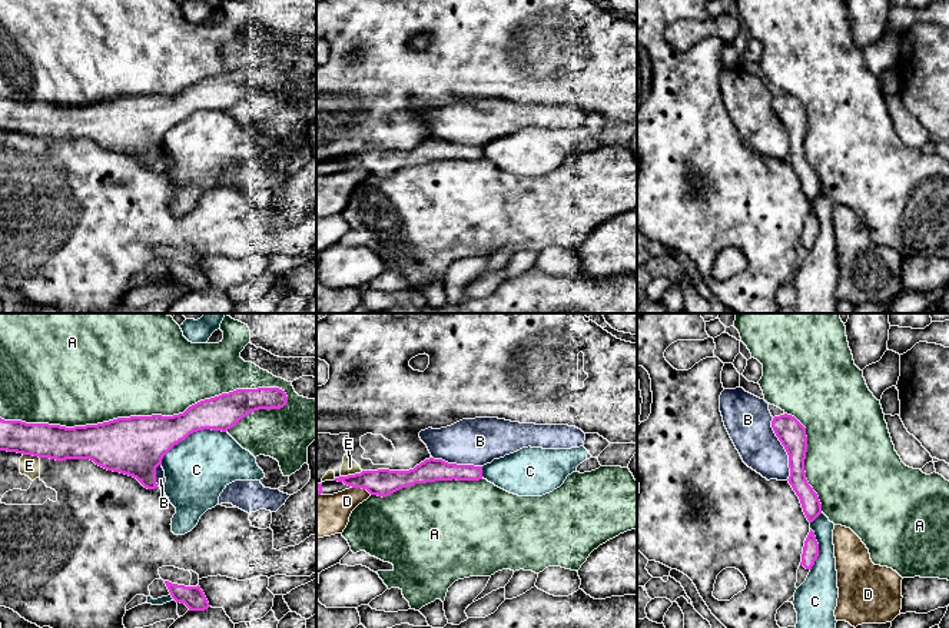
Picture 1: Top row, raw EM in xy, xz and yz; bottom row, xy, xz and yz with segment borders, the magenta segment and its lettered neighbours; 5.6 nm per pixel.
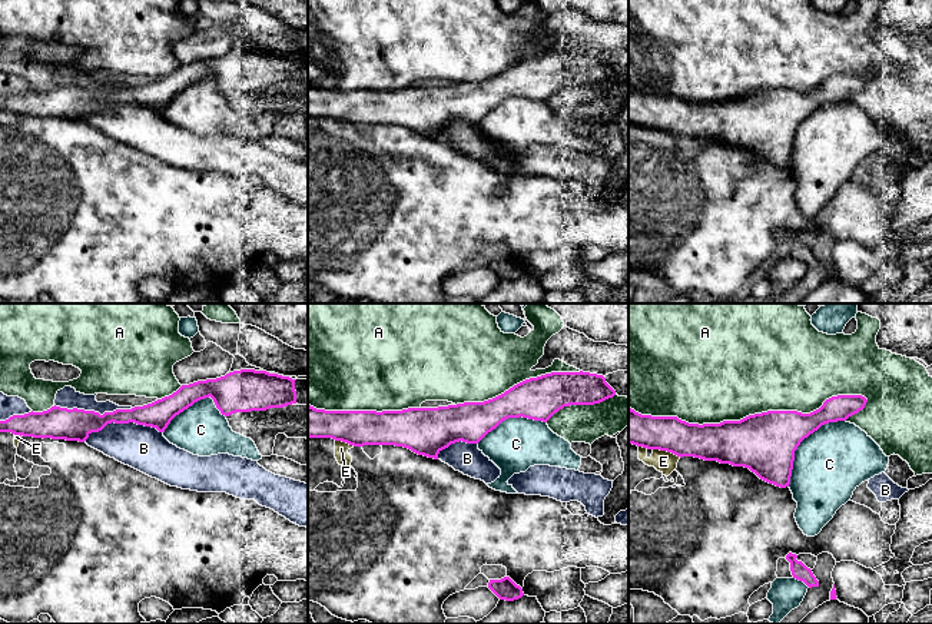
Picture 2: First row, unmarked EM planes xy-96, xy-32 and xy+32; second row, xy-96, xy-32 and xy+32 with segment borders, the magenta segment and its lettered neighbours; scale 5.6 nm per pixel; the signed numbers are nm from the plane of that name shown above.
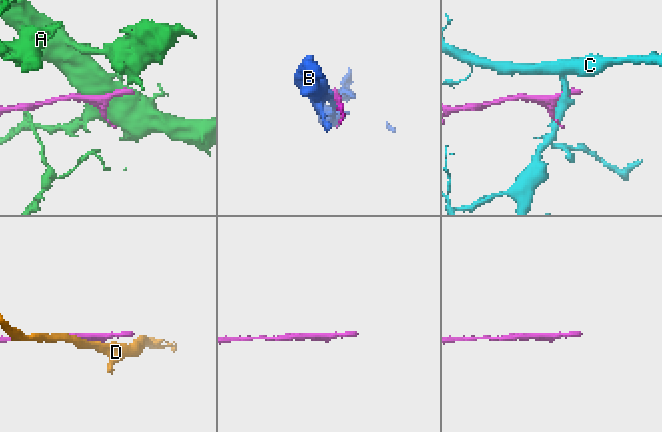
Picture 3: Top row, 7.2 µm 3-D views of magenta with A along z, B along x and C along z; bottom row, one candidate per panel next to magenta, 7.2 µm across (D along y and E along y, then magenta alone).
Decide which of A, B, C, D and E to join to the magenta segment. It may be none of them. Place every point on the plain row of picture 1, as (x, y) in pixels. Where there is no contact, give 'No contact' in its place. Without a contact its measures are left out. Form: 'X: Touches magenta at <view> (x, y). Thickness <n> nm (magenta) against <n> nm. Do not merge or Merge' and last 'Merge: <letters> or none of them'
A: Touches magenta at xy (143, 96). Thickness 320 nm (magenta) against 500 nm. Do not merge
B: Touches magenta at yz (785, 128). Thickness 160 nm (magenta) against 260 nm. Do not merge
C: Touches magenta at xy (191, 112). Thickness 260 nm (magenta) against 360 nm. Do not merge
D: Touches magenta at xz (361, 166). Thickness 160 nm (magenta) against 220 nm. Do not merge
E: Touches magenta at xz (351, 155). Thickness 160 nm (magenta) against 90 nm. Do not merge
Merge: none of them

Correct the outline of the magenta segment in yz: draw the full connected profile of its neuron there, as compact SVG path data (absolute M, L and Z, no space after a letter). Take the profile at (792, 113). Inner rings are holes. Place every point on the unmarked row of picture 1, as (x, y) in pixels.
M787 93L774 96L772 107L789 134L790 156L787 160L799 176L807 200L813 202L822 193L822 183L806 159L806 107L794 96Z

